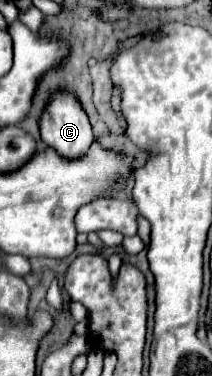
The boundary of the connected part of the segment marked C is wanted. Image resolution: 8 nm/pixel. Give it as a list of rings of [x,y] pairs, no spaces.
[[[56,91],[40,117],[42,141],[62,157],[82,157],[94,141],[88,115],[72,91]]]

